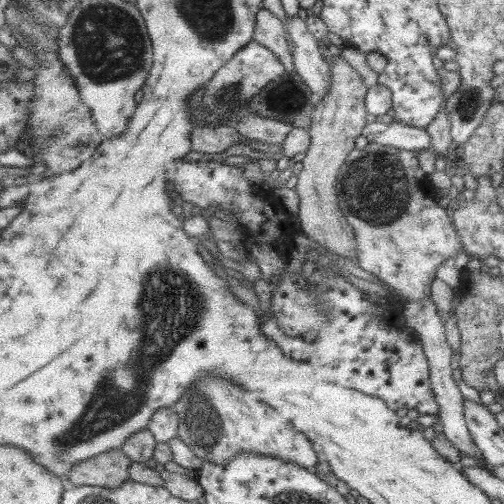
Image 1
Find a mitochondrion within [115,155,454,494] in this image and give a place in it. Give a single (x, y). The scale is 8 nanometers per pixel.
(203, 426)

